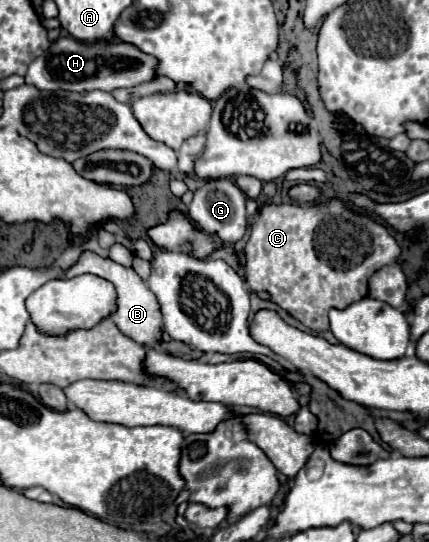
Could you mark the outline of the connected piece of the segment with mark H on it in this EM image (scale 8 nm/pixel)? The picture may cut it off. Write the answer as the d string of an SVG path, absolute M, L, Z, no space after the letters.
M60 37L48 51L36 57L26 73L26 83L40 83L44 91L112 91L120 87L134 87L154 79L156 59L142 53L130 43L80 43L72 37Z

